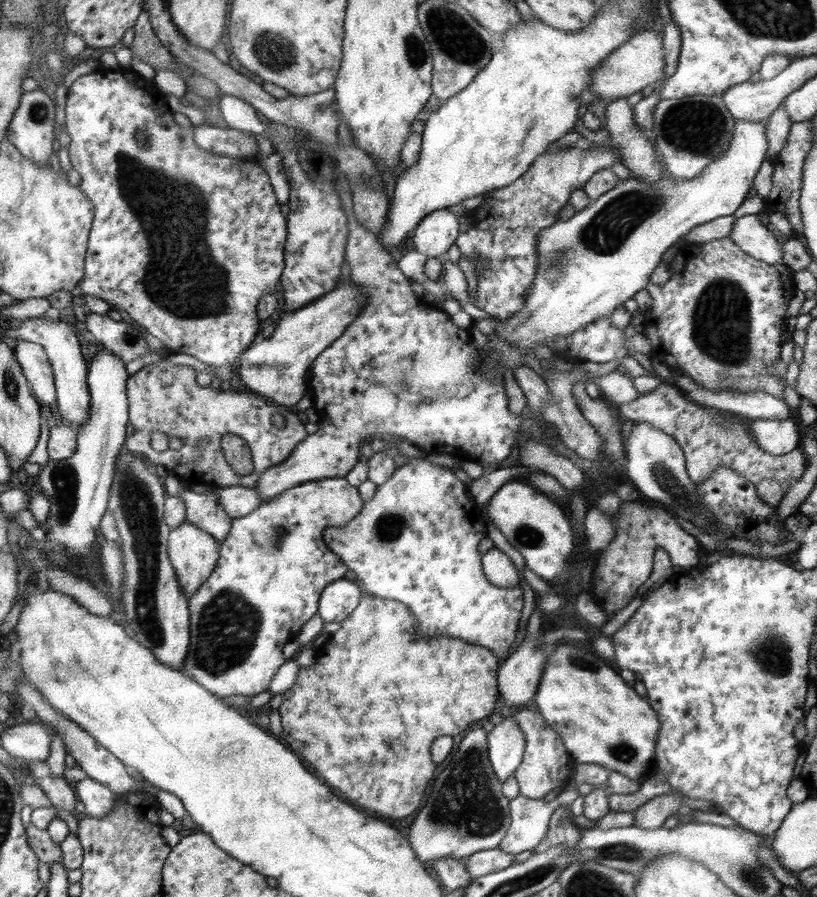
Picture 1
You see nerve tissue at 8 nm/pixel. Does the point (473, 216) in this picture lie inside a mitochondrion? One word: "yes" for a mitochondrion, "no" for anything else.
no

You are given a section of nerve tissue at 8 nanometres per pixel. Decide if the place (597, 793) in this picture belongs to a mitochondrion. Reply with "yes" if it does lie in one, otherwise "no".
no

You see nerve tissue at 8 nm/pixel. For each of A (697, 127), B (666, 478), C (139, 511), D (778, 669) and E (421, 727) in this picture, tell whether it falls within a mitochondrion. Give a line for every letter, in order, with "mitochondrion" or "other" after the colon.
A: mitochondrion
B: mitochondrion
C: mitochondrion
D: mitochondrion
E: other

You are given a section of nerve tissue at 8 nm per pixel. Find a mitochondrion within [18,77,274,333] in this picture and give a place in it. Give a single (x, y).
(141, 186)

